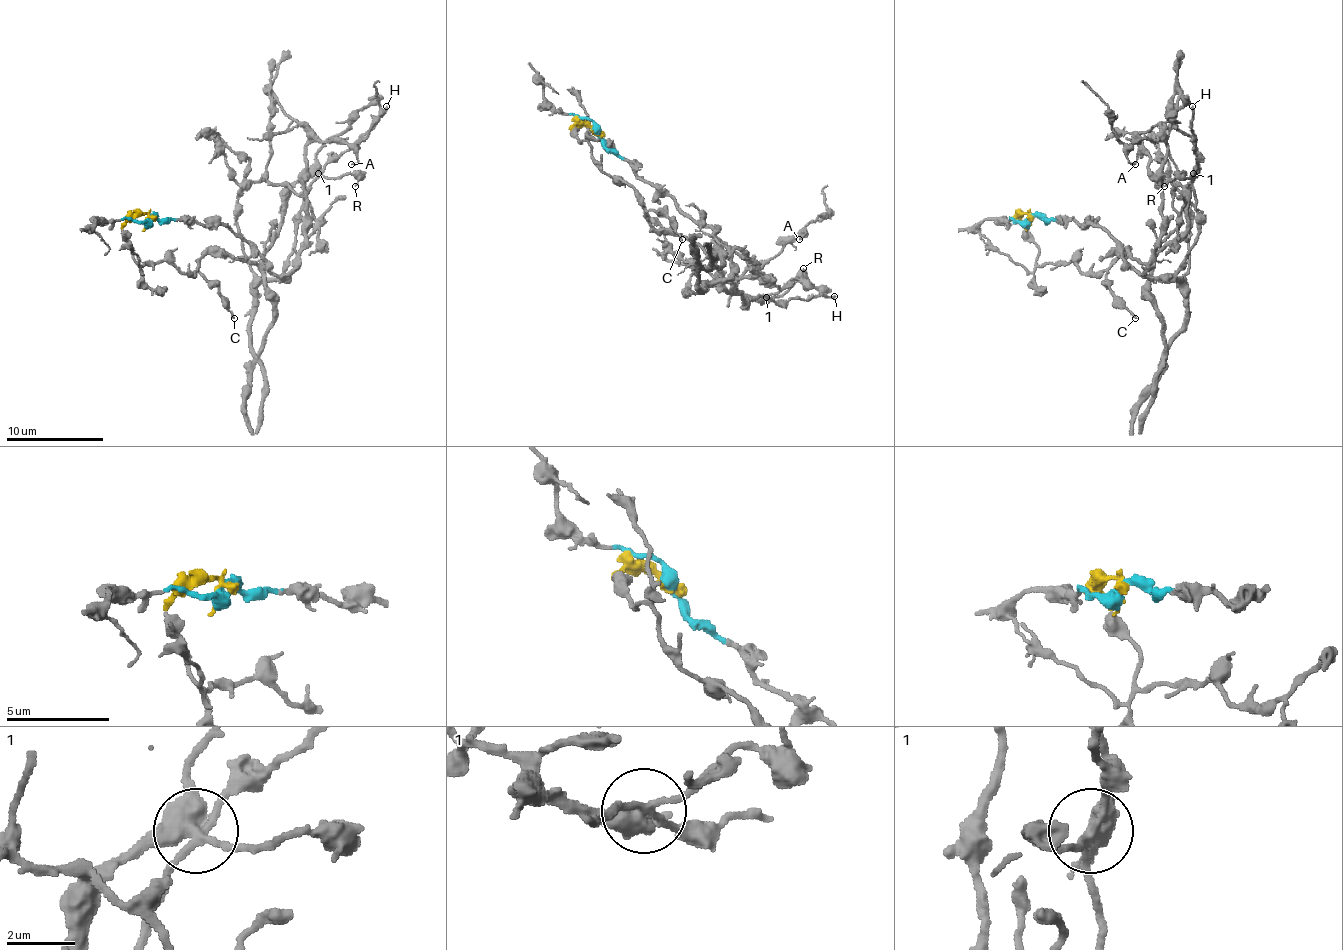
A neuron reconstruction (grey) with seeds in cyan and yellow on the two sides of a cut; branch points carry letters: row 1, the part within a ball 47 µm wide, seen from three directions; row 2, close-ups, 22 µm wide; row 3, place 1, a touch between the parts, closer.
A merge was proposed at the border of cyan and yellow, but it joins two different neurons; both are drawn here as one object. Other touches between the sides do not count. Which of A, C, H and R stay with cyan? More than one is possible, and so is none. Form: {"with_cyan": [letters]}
{"with_cyan": ["A", "H"]}

